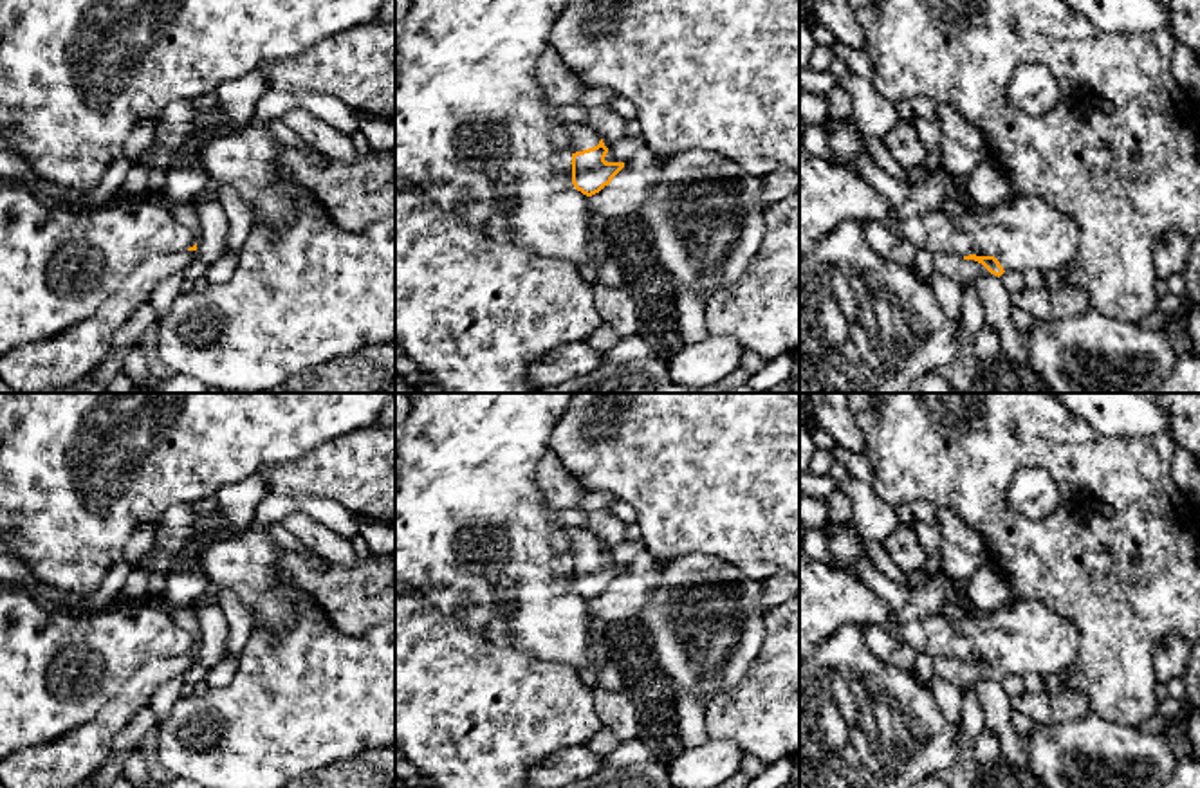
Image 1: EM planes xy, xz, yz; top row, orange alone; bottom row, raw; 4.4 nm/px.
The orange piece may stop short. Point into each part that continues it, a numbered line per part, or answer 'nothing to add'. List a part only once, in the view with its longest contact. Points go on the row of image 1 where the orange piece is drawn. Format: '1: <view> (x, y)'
1: xz (572, 137)

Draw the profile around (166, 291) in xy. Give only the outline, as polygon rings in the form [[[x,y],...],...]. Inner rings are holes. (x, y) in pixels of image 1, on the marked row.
[[[175,272],[157,283],[157,287],[150,294],[150,303],[155,310],[155,321],[170,312],[173,301],[182,292],[182,285],[184,285],[182,272]]]

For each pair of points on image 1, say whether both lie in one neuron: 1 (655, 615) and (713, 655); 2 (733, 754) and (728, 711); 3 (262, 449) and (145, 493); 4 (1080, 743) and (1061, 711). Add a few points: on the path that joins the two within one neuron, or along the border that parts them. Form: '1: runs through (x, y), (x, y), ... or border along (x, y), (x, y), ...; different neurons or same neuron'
1: runs through (670, 617), (677, 617), (701, 641); same neuron
2: border along (708, 736), (733, 740), (746, 754); different neurons
3: runs through (233, 449), (188, 449), (174, 464); same neuron
4: border along (1089, 711), (1076, 720), (1051, 722); different neurons

